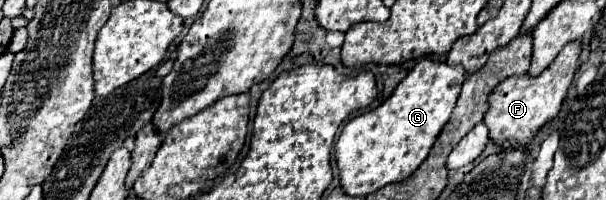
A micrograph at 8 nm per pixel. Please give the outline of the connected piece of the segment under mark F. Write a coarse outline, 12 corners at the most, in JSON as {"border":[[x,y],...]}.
{"border":[[569,42],[539,76],[509,76],[483,120],[493,142],[525,146],[557,116],[579,68]]}

